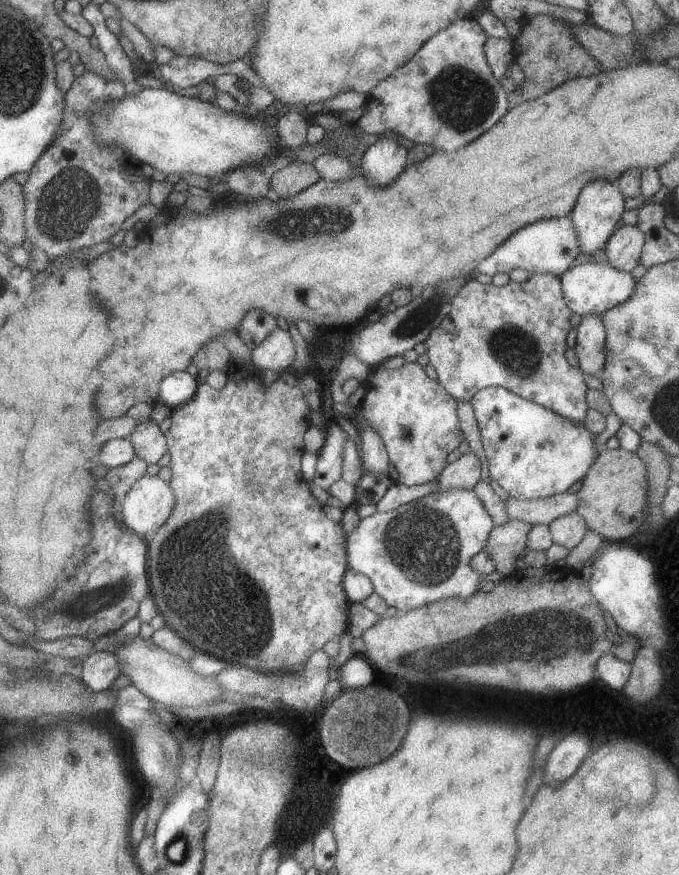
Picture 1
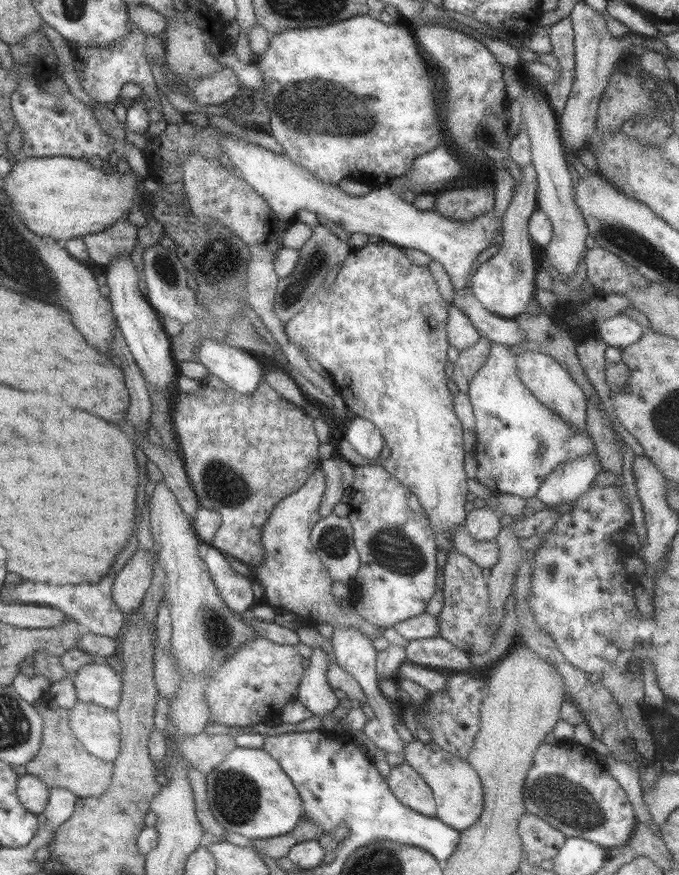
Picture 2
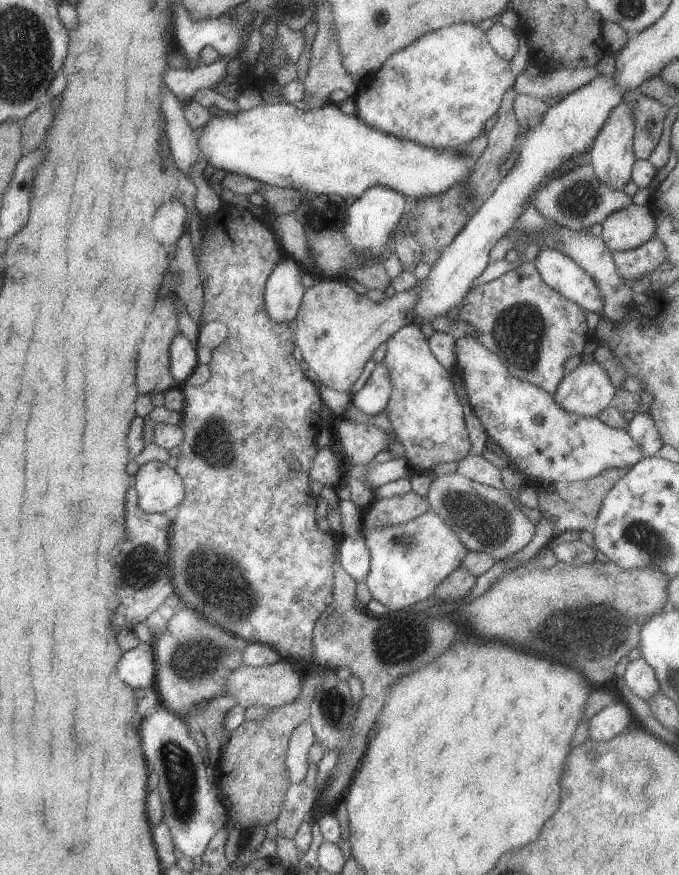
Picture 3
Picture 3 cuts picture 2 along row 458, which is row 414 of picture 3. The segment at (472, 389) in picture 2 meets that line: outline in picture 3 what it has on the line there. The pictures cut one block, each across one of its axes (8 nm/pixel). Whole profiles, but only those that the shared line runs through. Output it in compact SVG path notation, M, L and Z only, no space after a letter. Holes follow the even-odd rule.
M465 335L454 340L454 351L455 366L461 370L462 383L473 412L481 421L486 435L502 448L514 463L515 470L527 478L525 484L552 488L556 482L589 480L606 469L625 469L642 459L642 450L626 429L611 428L597 417L578 417L561 410L547 391L512 377L502 358L487 350L475 337Z

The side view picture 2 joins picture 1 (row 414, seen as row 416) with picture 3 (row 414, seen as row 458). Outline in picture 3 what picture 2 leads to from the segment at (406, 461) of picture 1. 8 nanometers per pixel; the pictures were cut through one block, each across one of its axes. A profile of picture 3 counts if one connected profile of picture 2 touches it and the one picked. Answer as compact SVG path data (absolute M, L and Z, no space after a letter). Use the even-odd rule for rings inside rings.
M411 324L402 326L386 340L386 351L383 362L388 370L391 382L391 392L386 404L386 415L392 432L399 443L404 446L405 457L410 460L415 473L430 471L433 464L460 461L469 453L470 443L463 422L463 407L453 390L447 370L437 362L431 354L426 338L423 337L419 326Z

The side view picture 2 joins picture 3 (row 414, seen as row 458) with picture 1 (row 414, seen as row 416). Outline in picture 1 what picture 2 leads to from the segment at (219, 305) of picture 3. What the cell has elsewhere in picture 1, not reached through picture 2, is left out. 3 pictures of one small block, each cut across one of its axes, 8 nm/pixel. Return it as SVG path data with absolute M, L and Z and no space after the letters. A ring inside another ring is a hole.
M232 364L227 369L225 386L221 388L221 390L215 390L211 388L205 381L202 384L198 384L194 395L187 401L185 404L181 404L181 406L177 406L177 408L172 409L169 420L171 420L171 424L167 431L164 432L166 438L166 447L167 452L170 454L170 462L169 469L171 470L171 477L168 481L169 488L171 488L171 492L173 493L173 508L171 510L171 514L167 517L167 520L156 530L153 538L151 540L146 541L147 545L147 576L148 582L150 586L150 592L152 596L152 600L155 606L158 608L158 612L165 618L165 622L167 622L167 626L171 626L171 628L175 628L177 630L177 634L183 638L183 640L187 640L189 644L193 644L195 648L199 648L199 650L203 650L203 652L209 652L209 654L217 654L219 658L225 659L230 663L235 663L237 666L241 665L242 667L254 668L265 673L267 672L275 672L275 671L287 671L290 673L300 673L307 662L309 656L311 656L312 652L323 648L323 645L331 640L333 637L339 637L344 632L346 632L349 628L348 619L347 619L347 609L349 600L346 597L345 592L343 592L343 587L341 584L344 572L348 568L347 564L347 553L346 553L346 533L343 532L343 528L337 522L331 521L327 516L325 516L325 512L322 510L321 504L311 496L311 492L309 492L309 486L307 486L307 481L303 479L301 475L301 469L299 469L299 460L301 460L301 455L304 452L303 448L303 434L307 428L313 423L314 417L312 411L309 409L307 401L303 396L301 396L301 390L297 385L298 377L295 374L292 374L288 371L283 371L281 376L277 376L276 380L273 380L271 384L263 384L260 379L260 372L255 374L255 372L247 372L245 368L239 368L237 365Z

